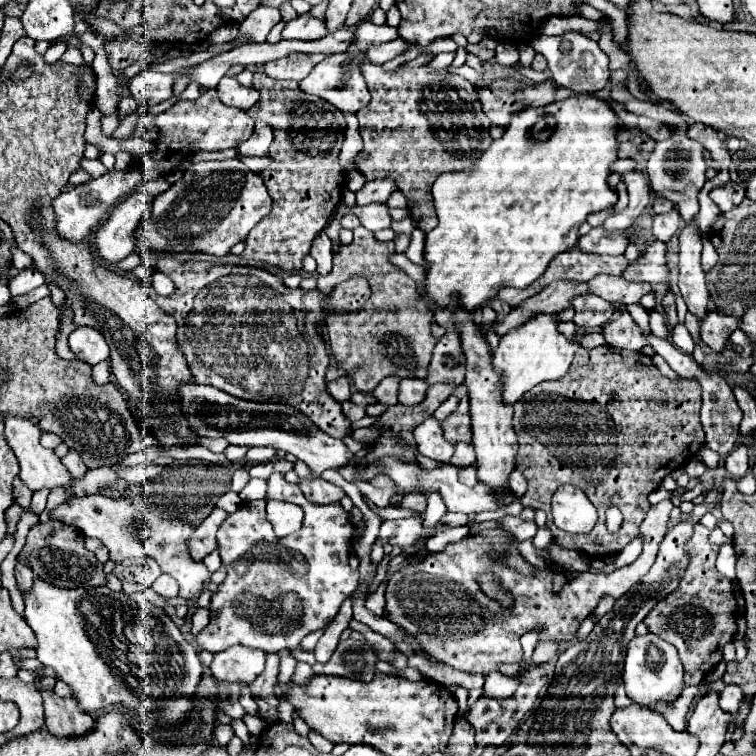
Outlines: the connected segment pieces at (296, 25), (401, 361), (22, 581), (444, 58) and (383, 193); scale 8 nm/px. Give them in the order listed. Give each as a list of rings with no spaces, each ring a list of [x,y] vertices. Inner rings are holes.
[[[310,14],[296,16],[282,30],[284,40],[318,40],[326,34],[328,34],[328,30],[326,30],[324,22],[310,16]]]
[[[358,226],[354,230],[352,244],[340,244],[338,252],[334,252],[334,266],[326,276],[318,276],[320,290],[332,290],[336,284],[342,284],[350,278],[350,274],[358,274],[368,278],[374,294],[384,294],[386,302],[392,306],[376,306],[374,310],[356,314],[354,318],[338,320],[336,324],[328,324],[330,336],[330,352],[338,362],[344,364],[346,372],[360,366],[358,372],[352,374],[354,386],[360,392],[372,392],[378,382],[386,376],[400,378],[426,378],[426,368],[432,358],[432,350],[436,346],[436,338],[430,334],[432,312],[426,308],[418,286],[412,278],[408,278],[400,268],[390,262],[394,254],[394,242],[376,240],[374,232]],[[338,336],[346,336],[348,344],[338,346]]]
[[[18,560],[18,562],[16,562],[16,580],[18,580],[18,586],[20,586],[22,592],[32,586],[32,578],[34,578],[34,574],[32,574],[30,566],[26,566],[24,562]]]
[[[436,54],[426,66],[430,70],[440,70],[440,68],[448,68],[452,64],[452,60],[454,60],[454,54]]]
[[[388,178],[384,180],[372,180],[366,182],[358,192],[356,192],[356,204],[358,206],[366,206],[372,202],[386,202],[388,196],[396,190],[394,182],[390,182]]]

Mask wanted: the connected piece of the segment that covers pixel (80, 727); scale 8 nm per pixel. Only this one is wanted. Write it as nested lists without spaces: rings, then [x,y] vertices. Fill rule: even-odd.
[[[42,668],[34,670],[34,684],[44,698],[44,724],[56,736],[74,736],[92,730],[94,718],[80,710],[74,696],[62,698],[52,688],[42,686]]]

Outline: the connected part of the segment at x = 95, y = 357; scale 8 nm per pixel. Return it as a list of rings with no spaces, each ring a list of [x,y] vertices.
[[[78,326],[70,336],[68,336],[68,346],[70,350],[86,364],[94,366],[102,360],[110,358],[110,346],[102,338],[102,334],[94,328]]]

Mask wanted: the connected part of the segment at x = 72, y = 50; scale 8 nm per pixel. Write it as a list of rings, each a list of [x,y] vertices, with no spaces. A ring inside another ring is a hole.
[[[67,45],[67,50],[63,54],[62,61],[68,62],[70,64],[82,65],[84,60],[80,50],[72,45]]]

